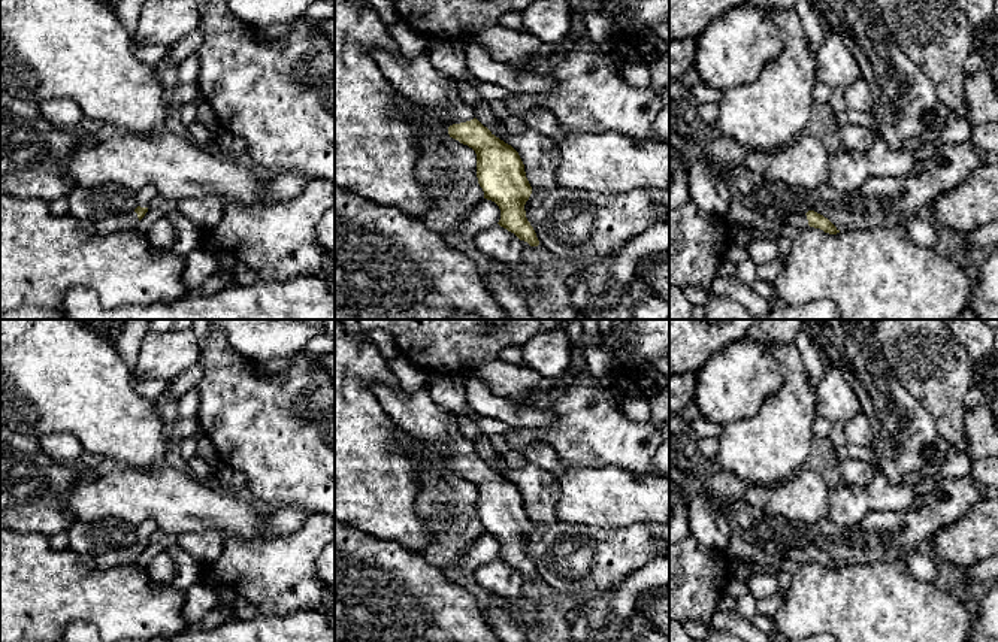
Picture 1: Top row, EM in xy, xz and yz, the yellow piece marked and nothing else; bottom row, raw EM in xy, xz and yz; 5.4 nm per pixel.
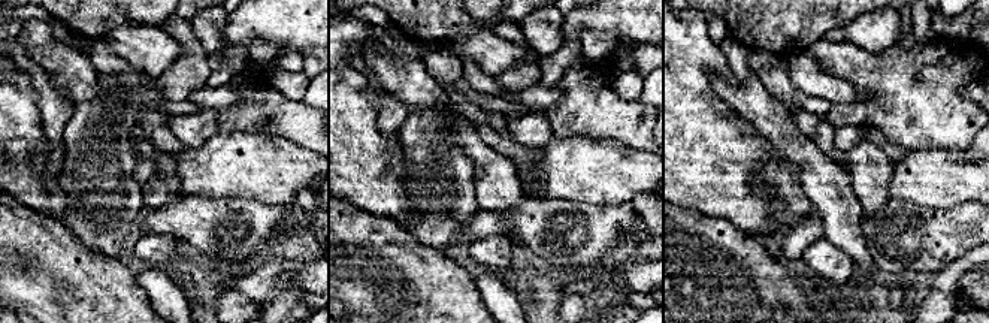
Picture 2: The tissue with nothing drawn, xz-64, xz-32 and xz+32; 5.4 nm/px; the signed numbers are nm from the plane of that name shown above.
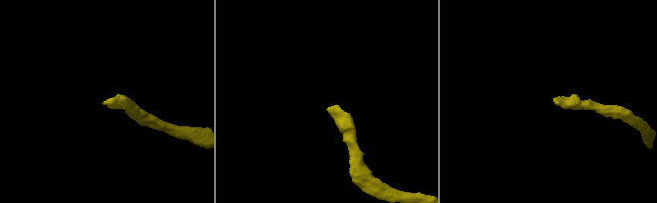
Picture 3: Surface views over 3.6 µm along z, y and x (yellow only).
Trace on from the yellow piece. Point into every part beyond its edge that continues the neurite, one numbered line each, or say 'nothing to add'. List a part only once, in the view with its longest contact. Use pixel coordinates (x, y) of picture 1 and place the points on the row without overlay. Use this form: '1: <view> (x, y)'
1: xz (419, 414)

